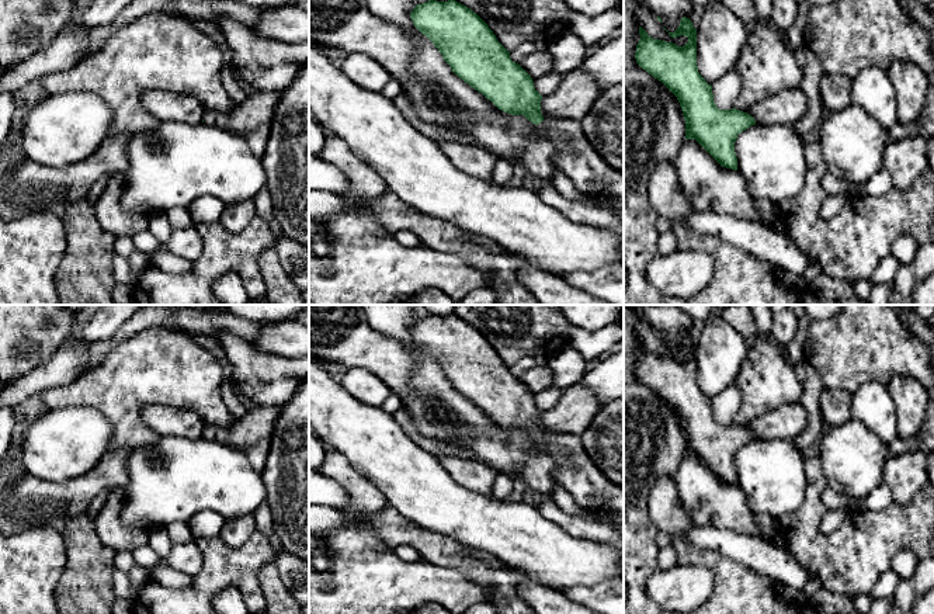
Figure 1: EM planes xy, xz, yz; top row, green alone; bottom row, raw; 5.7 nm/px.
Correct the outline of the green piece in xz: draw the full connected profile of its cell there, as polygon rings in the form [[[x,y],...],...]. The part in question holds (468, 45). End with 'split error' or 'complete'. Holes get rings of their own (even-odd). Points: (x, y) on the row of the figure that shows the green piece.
[[[428,0],[417,4],[410,13],[410,18],[414,27],[434,44],[459,79],[482,93],[499,110],[511,115],[524,115],[535,124],[535,136],[548,139],[556,146],[558,169],[573,181],[583,195],[607,200],[624,221],[624,173],[614,170],[594,150],[580,121],[545,119],[542,117],[542,96],[535,90],[532,77],[511,60],[510,52],[476,13],[455,0]]]; split error

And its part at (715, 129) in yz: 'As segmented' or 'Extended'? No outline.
As segmented

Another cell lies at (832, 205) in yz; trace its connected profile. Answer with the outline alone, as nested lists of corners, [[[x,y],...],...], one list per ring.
[[[851,192],[841,194],[841,195],[827,195],[823,201],[820,208],[820,216],[823,219],[831,219],[838,215],[843,207],[847,204]]]

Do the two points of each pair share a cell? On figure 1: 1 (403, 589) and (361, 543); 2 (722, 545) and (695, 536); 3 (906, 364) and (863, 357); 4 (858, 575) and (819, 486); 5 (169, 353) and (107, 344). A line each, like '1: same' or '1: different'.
1: same
2: same
3: same
4: same
5: different

